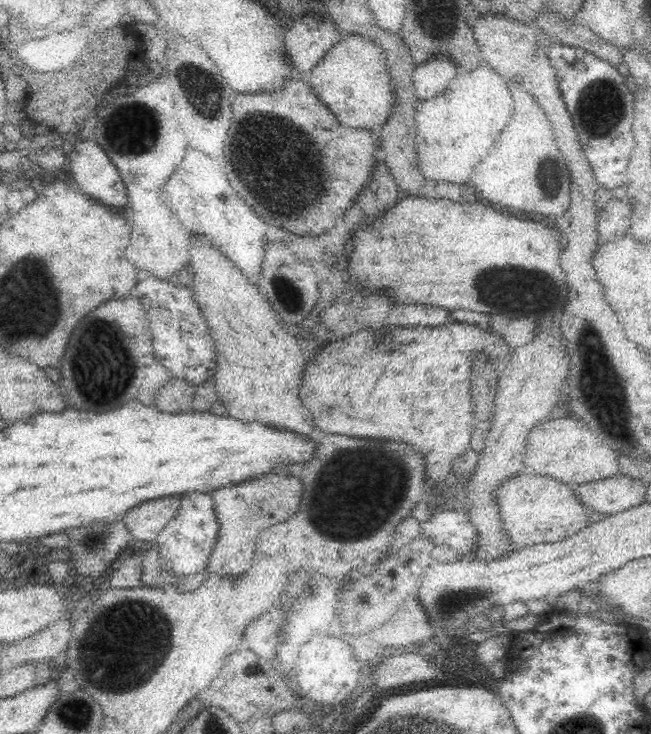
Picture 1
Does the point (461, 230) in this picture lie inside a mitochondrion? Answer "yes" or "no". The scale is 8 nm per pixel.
no

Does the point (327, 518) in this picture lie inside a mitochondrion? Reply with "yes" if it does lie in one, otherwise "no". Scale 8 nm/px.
yes

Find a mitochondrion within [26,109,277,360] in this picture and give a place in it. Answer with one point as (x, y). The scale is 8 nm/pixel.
(135, 132)

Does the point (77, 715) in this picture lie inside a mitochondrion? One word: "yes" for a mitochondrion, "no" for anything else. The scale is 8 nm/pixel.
yes

